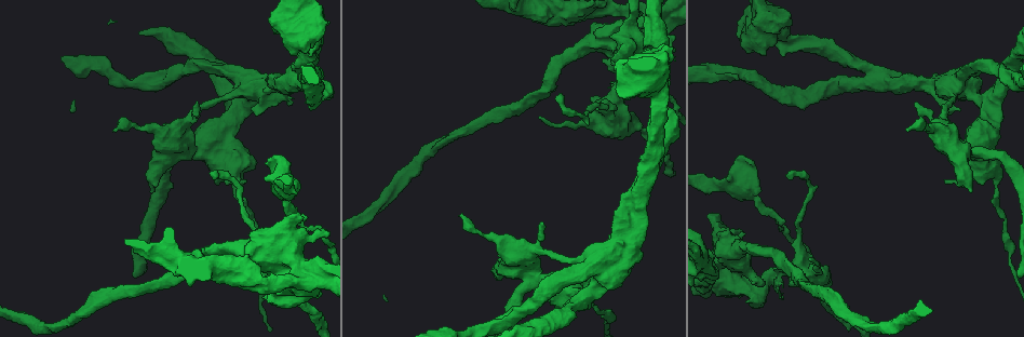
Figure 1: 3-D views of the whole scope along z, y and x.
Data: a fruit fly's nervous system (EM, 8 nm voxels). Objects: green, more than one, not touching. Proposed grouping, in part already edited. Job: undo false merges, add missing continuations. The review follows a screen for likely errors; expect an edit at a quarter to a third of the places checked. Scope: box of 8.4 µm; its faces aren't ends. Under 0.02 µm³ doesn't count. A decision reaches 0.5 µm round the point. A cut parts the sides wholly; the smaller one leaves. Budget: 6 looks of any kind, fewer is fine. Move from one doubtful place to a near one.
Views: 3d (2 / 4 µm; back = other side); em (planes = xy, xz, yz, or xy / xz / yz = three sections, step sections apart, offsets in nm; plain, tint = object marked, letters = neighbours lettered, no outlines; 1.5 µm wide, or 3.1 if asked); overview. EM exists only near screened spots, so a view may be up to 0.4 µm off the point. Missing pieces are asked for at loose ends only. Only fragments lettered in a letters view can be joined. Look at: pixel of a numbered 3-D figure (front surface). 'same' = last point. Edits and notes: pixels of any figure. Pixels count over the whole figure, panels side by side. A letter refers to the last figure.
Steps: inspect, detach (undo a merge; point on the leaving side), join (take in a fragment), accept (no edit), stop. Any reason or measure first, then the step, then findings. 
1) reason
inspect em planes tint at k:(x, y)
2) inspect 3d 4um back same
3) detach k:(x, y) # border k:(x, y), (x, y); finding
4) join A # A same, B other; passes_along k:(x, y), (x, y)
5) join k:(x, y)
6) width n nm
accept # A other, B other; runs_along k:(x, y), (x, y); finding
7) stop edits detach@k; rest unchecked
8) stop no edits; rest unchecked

sudden change in width
inspect 3d 4um at 1:(637, 124)

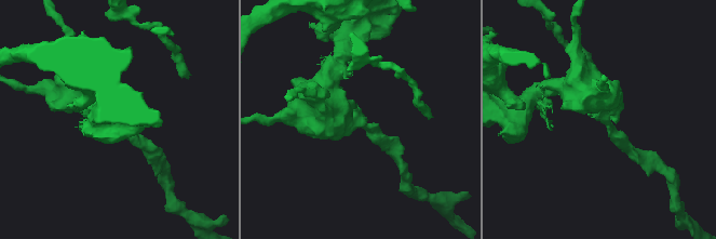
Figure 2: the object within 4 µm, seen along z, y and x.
arm_widths 190, 500 nm
inspect em planes tint at 2:(605, 116)

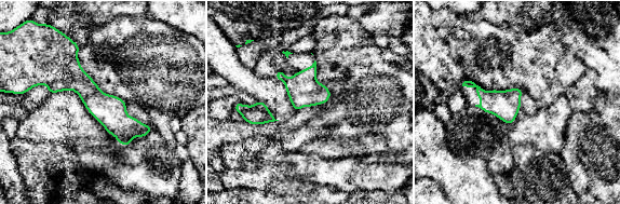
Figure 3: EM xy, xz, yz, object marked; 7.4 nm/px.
what lies round it
inspect em planes letters same

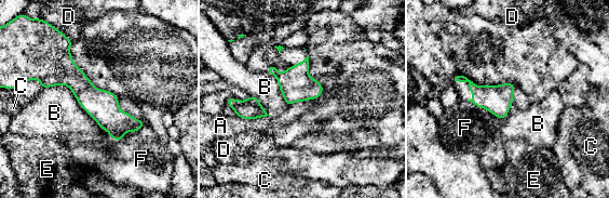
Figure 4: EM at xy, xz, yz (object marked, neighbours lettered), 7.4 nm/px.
accept # A other, B other, C other, D other, E other, F other; border 4:(41, 88), (65, 84), (100, 128); continuous, no second neuron

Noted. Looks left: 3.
inspect em xz step 8 tint at 1:(270, 158)

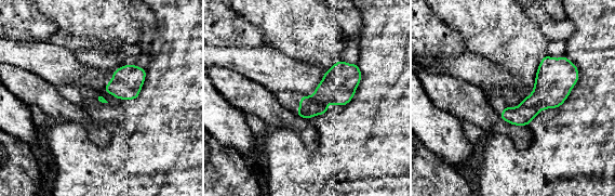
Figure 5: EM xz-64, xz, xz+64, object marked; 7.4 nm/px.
cut it another way
inspect em planes letters same

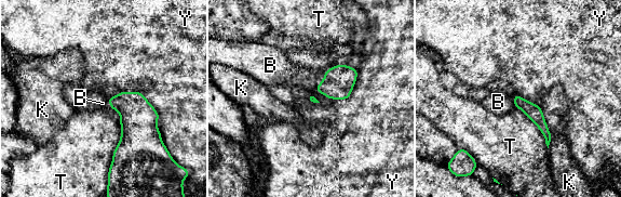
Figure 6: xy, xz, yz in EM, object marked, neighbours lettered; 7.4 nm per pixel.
join B # B same, K other, T other, Y other; passes_along 6:(338, 81), (321, 81), (288, 73); the neuron continues

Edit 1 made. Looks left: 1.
stop edits join@6; rest unchecked

